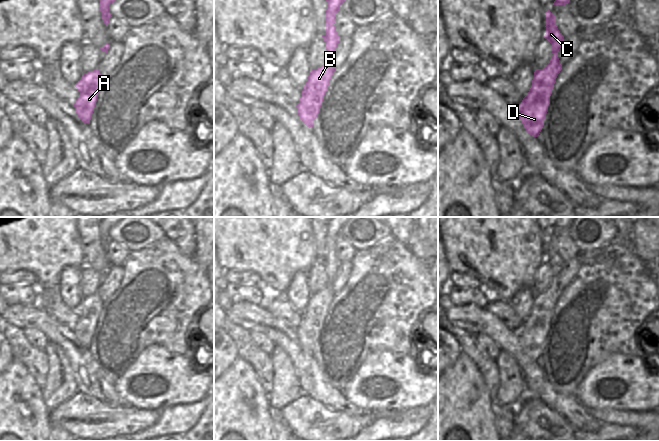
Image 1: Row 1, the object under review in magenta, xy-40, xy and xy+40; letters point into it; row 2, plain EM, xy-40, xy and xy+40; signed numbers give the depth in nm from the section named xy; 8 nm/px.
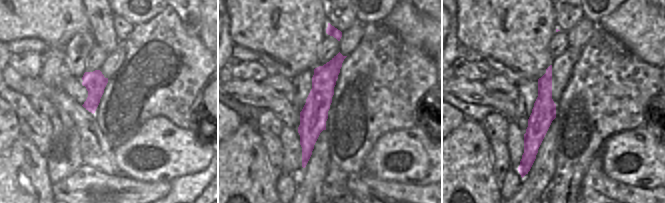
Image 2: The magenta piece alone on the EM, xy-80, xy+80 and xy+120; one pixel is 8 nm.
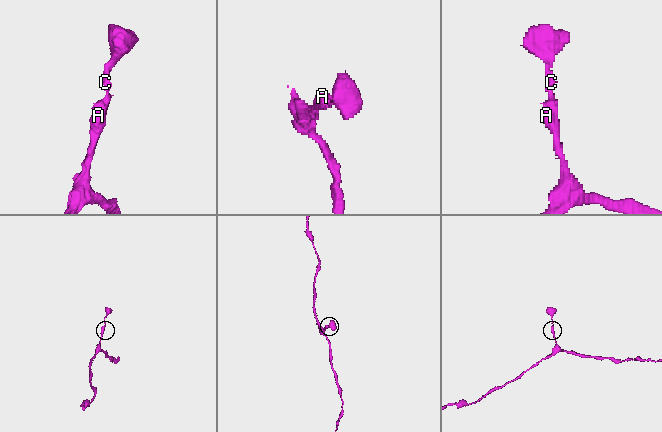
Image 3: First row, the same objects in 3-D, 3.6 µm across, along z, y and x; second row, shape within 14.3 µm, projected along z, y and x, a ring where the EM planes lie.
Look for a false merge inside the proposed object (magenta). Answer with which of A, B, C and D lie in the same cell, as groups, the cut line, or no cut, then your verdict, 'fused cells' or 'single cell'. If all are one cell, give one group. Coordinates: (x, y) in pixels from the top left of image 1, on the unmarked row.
groups A B C D; cut none; single cell

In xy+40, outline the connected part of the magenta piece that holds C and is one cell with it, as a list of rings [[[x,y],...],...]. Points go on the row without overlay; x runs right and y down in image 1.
[[[549,233],[546,236],[545,251],[546,258],[544,262],[552,268],[552,282],[543,293],[535,294],[532,310],[518,331],[520,344],[526,355],[533,361],[538,361],[544,350],[550,320],[556,302],[562,294],[558,276],[564,266],[564,260],[558,254],[556,242]]]

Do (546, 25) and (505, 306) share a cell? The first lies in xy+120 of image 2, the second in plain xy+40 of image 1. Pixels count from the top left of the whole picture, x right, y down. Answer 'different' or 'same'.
different

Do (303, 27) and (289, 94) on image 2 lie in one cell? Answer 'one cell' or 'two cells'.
two cells

